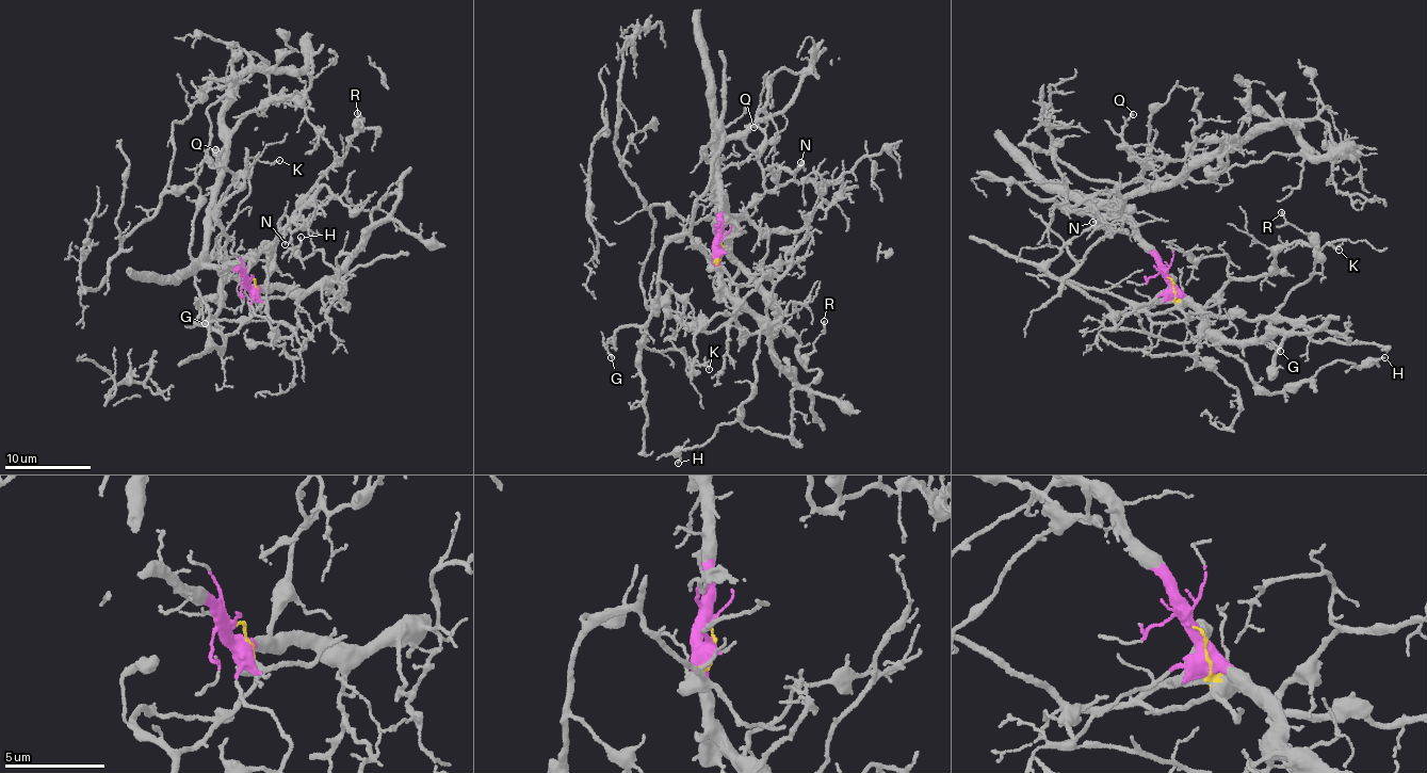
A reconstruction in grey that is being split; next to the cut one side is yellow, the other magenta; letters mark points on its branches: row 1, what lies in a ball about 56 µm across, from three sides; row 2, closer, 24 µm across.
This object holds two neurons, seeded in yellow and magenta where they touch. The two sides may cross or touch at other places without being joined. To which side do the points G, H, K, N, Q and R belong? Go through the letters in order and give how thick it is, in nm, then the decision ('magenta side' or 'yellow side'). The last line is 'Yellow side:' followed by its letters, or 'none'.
G: calibre 160 nm; yellow side
H: calibre 150 nm; magenta side
K: calibre 90 nm; yellow side
N: calibre 120 nm; magenta side
Q: calibre 190 nm; magenta side
R: calibre 160 nm; magenta side
Yellow side: G, K

